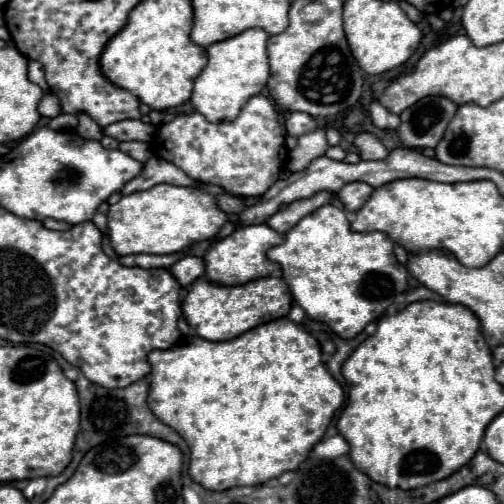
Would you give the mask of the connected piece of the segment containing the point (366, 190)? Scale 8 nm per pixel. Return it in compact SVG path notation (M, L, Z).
M352 182L352 184L346 184L340 192L338 192L338 198L340 202L344 204L346 212L356 212L372 194L372 186L370 184L364 184L364 182Z

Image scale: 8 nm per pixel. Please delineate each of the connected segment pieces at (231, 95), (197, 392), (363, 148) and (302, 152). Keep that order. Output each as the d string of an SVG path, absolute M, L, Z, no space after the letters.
M250 28L238 36L210 44L206 48L208 64L194 80L194 90L190 98L192 108L200 112L208 122L234 120L240 114L242 106L248 102L248 98L260 94L266 86L266 80L270 76L266 40L268 40L268 34L264 30Z
M278 318L278 320L272 320L272 322L260 324L252 330L248 330L248 332L244 332L242 336L226 340L226 342L210 342L210 340L200 338L200 336L194 336L186 344L172 346L168 350L152 350L148 354L148 362L152 366L148 406L156 414L156 418L160 418L160 422L174 428L186 440L186 444L190 446L188 474L194 482L202 484L206 490L228 490L228 488L234 488L234 486L256 486L256 484L264 484L272 478L278 478L280 474L284 474L288 470L296 470L306 460L306 456L314 448L314 444L322 440L332 416L336 414L336 410L344 402L342 386L332 378L332 374L328 372L328 368L322 362L320 344L302 326L290 322L288 318Z
M358 134L354 144L358 146L358 152L360 152L360 158L362 160L384 160L390 152L382 146L382 142L374 136L374 134Z
M322 128L310 132L310 134L304 134L298 138L298 146L290 152L290 162L288 162L288 170L290 172L300 172L304 170L312 160L324 156L328 148L328 142L326 142L326 134Z

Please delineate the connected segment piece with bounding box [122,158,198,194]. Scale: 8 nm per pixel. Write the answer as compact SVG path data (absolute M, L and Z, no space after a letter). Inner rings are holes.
M150 158L142 172L132 178L124 188L122 188L122 194L132 194L132 192L138 192L138 190L148 190L156 184L174 184L174 186L196 186L198 182L188 178L180 168L176 168L172 162L168 160L158 160L158 158Z

